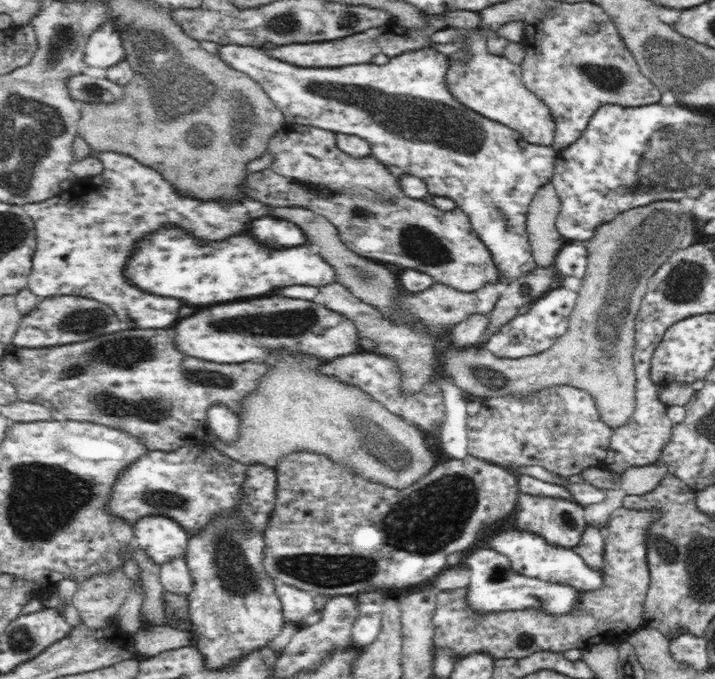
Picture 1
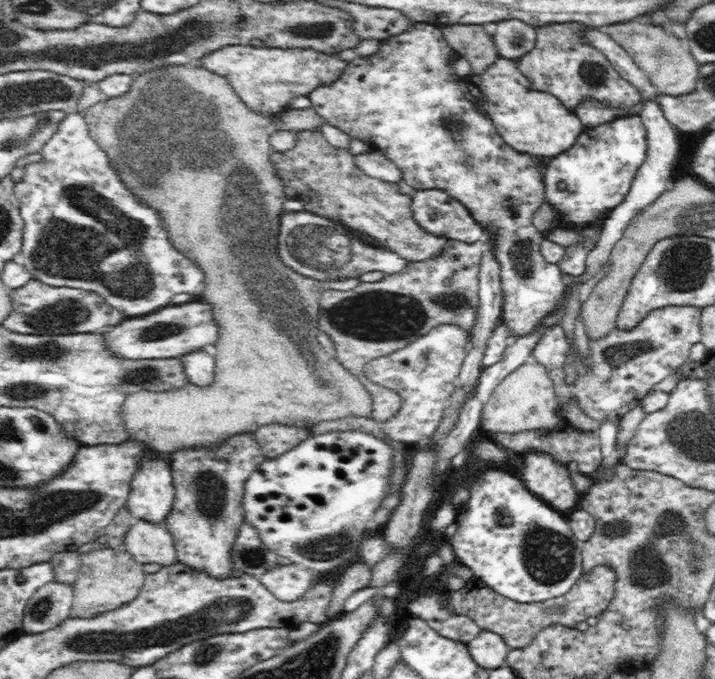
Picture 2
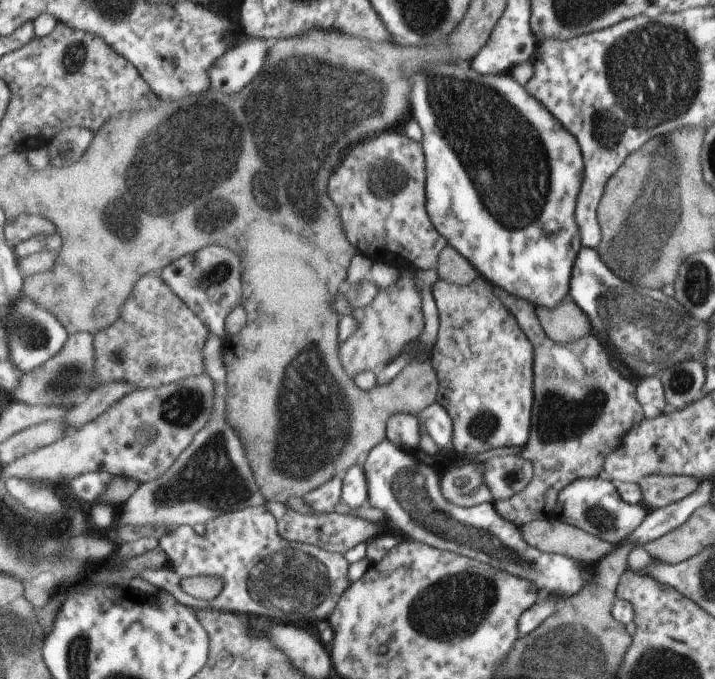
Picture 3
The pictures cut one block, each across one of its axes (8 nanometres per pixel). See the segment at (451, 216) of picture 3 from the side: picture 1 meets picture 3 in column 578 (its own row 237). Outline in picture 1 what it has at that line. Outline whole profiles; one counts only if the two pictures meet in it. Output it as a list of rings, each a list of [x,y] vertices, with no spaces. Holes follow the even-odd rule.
[[[163,227],[135,245],[125,276],[146,292],[182,298],[194,306],[256,299],[294,284],[320,288],[336,281],[334,268],[310,245],[268,250],[252,237],[251,228],[247,230],[248,234],[208,243],[184,233],[180,227]]]

